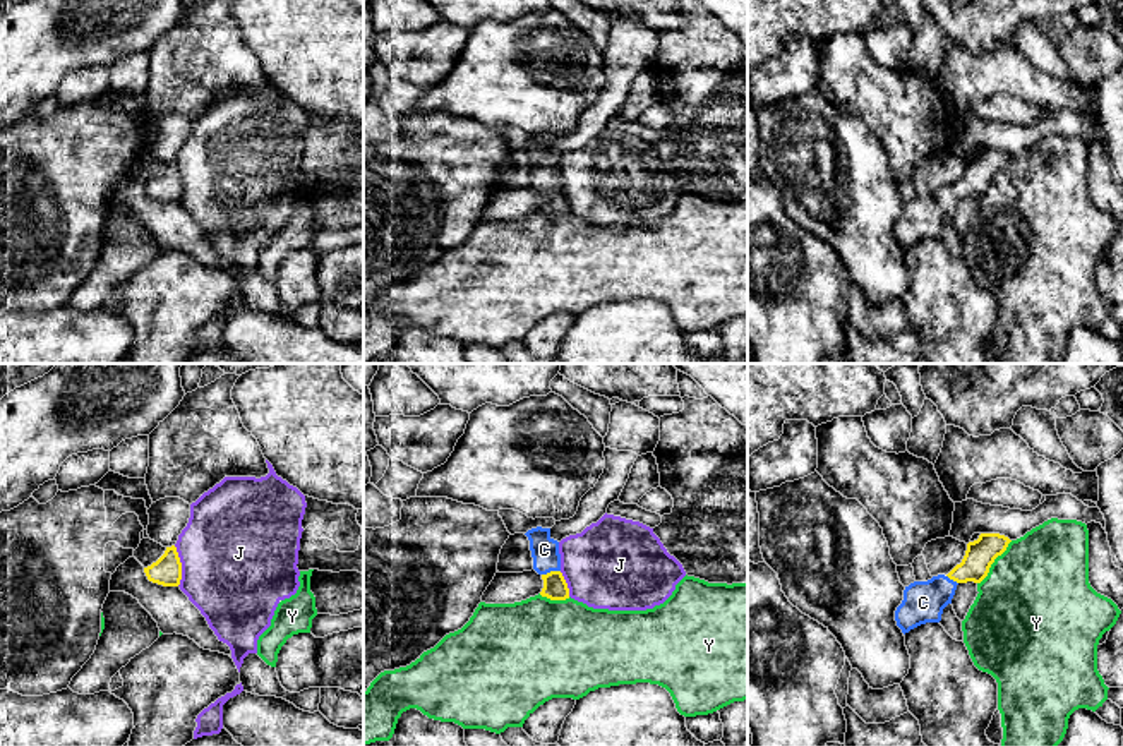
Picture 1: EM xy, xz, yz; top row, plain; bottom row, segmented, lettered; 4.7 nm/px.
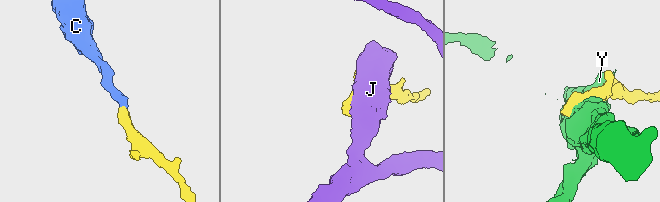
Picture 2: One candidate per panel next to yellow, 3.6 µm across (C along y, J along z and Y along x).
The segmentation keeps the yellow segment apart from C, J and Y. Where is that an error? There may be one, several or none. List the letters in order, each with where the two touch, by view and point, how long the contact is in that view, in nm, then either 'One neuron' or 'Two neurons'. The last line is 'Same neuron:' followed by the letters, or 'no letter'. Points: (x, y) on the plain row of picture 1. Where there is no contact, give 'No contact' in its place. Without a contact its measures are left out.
C: Touches yellow at xz (551, 187). Shared border 90 nm. One neuron
J: Touches yellow at xy (180, 182). Shared border 190 nm. Two neurons
Y: Touches yellow at yz (993, 177). Shared border 260 nm. Two neurons
Same neuron: C

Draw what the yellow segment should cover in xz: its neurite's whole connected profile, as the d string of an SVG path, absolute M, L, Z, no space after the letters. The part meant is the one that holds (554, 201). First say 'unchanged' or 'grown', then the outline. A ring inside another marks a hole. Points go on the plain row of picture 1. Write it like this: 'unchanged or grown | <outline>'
grown | M531 144L525 149L530 156L533 185L542 192L542 213L550 216L569 214L568 199L561 189L559 158L550 153L550 144Z

